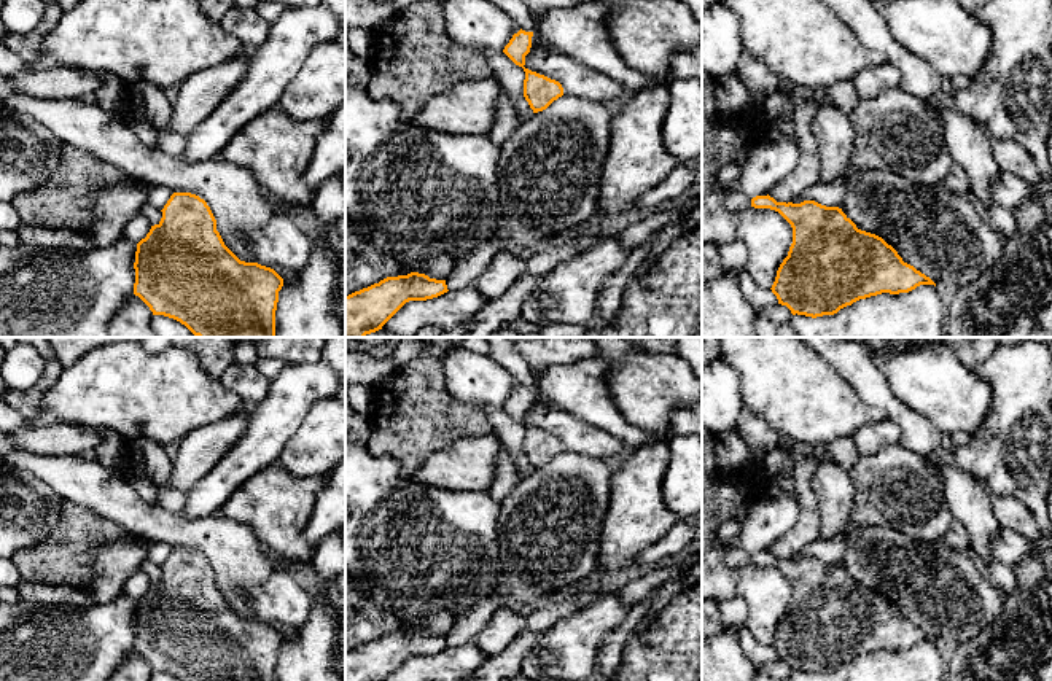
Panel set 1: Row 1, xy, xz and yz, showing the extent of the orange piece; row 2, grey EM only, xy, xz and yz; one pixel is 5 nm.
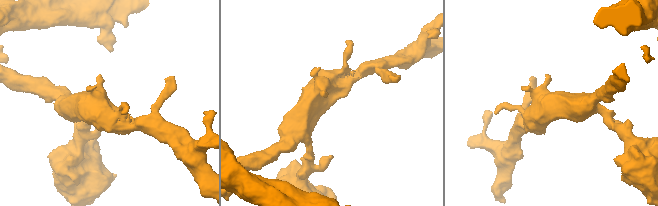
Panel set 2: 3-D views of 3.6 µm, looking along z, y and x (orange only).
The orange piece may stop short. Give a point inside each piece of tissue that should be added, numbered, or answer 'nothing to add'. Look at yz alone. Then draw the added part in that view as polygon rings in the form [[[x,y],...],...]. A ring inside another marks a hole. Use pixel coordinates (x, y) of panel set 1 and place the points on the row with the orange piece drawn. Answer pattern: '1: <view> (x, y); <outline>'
1: yz (734, 201); [[[732,188],[727,191],[727,194],[724,196],[724,207],[727,212],[734,213],[738,210],[745,210],[748,207],[751,207],[751,199],[748,199],[742,191],[738,191],[737,188]]]

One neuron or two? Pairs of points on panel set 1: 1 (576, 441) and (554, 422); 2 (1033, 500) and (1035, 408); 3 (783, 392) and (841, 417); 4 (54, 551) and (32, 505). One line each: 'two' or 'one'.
1: one
2: one
3: one
4: two

